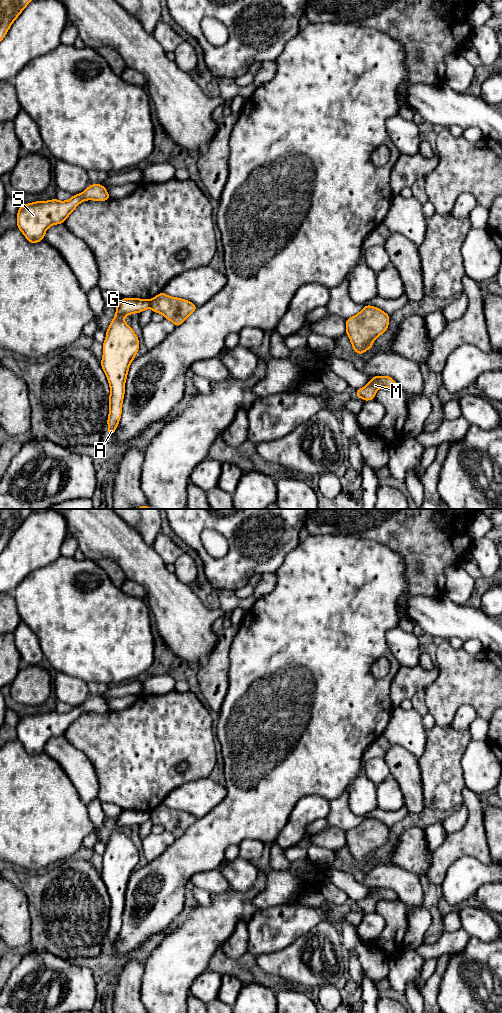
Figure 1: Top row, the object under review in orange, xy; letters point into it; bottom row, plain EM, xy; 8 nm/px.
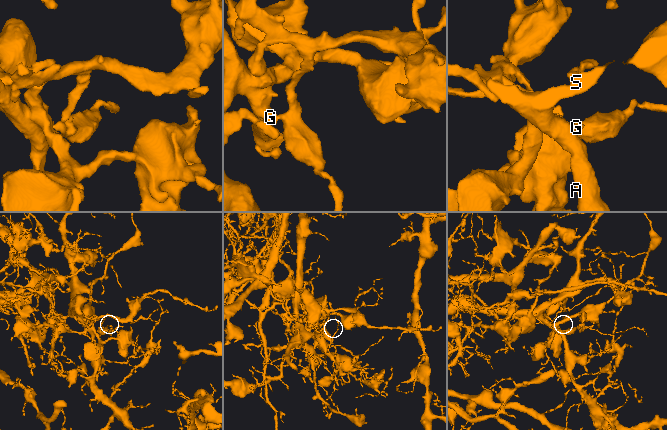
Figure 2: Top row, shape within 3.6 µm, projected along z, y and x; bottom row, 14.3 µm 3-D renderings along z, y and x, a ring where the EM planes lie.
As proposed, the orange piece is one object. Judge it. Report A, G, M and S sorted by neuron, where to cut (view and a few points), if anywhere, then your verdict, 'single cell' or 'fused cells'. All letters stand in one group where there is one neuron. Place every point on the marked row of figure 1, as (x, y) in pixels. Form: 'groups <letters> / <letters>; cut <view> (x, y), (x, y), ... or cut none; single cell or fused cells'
groups A G S / M; cut xy (149, 300), (150, 306); fused cells

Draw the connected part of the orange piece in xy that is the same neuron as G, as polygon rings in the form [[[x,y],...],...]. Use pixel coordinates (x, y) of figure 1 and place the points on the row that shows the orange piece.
[[[123,298],[115,306],[116,316],[106,331],[101,366],[111,389],[107,420],[108,436],[115,433],[119,424],[128,369],[139,350],[139,339],[123,317],[140,313],[149,307],[148,299]]]

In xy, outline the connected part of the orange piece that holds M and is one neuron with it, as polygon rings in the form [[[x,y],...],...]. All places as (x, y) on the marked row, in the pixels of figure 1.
[[[373,376],[370,382],[363,388],[358,389],[355,393],[357,397],[364,401],[374,400],[375,393],[380,388],[397,388],[397,383],[390,376]]]

